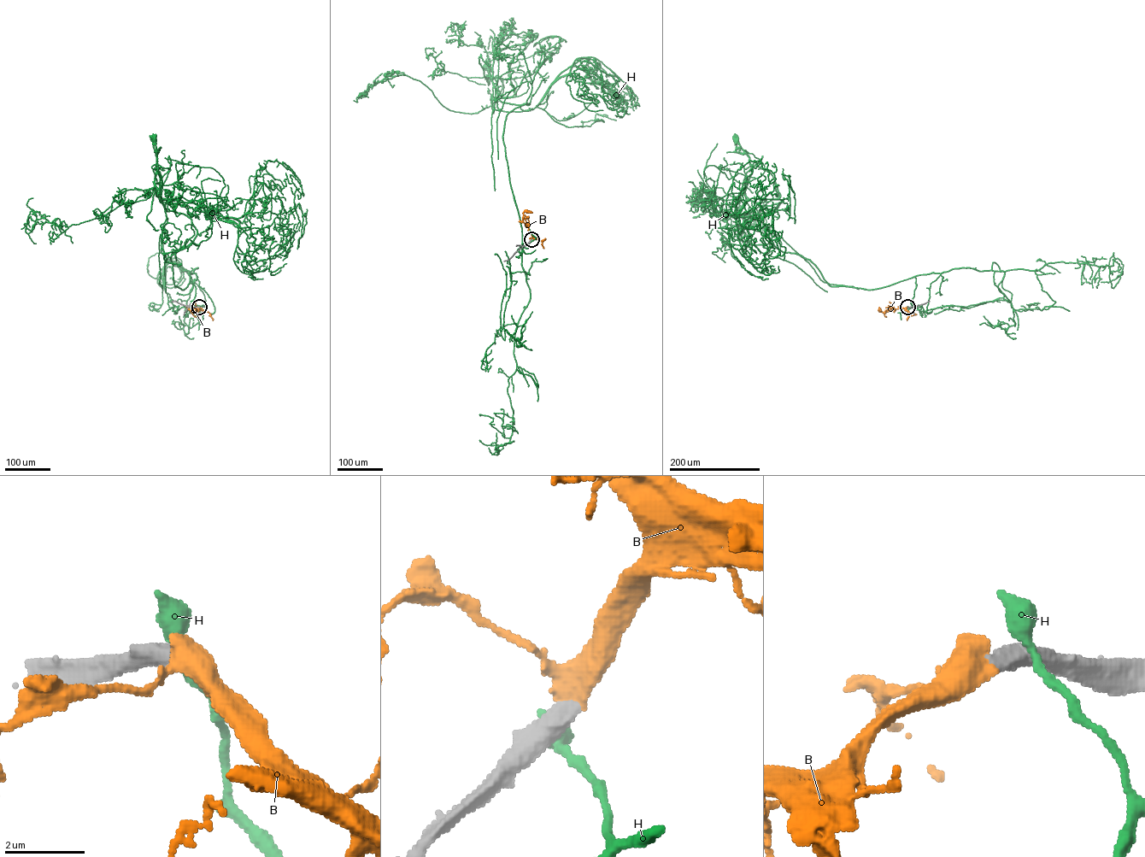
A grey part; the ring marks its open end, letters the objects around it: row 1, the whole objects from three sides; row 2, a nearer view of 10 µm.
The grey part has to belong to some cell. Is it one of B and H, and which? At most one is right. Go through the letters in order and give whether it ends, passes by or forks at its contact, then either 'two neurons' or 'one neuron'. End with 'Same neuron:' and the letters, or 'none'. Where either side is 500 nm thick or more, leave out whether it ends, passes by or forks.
B: one neuron
H: two neurons
Same neuron: B

